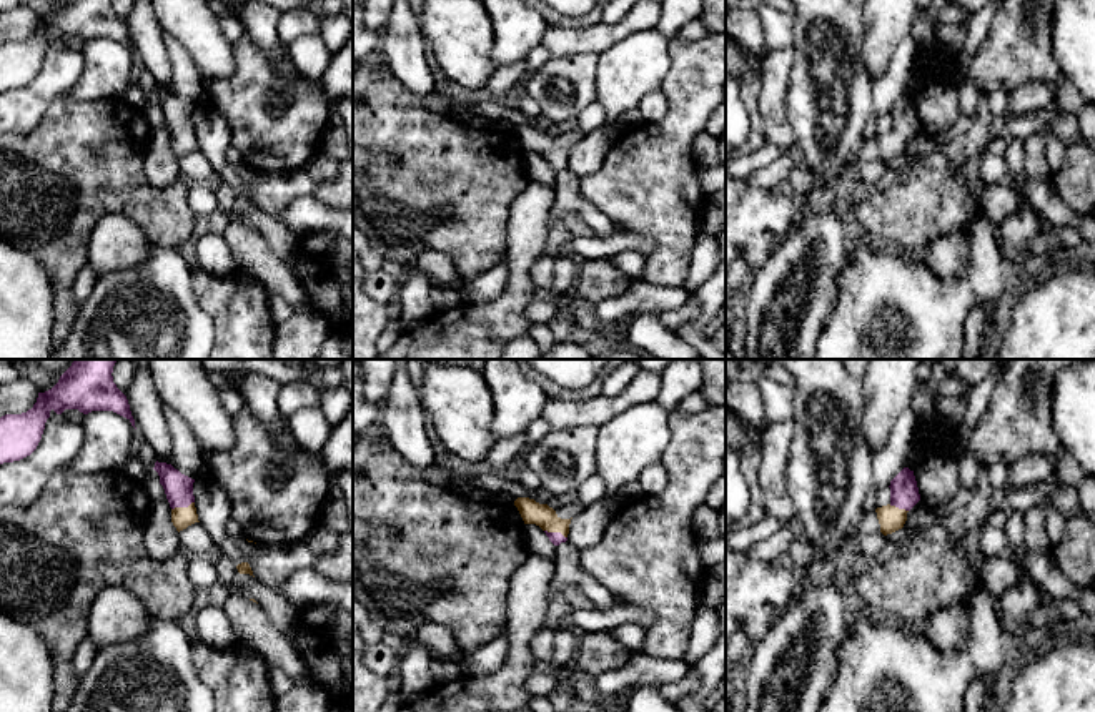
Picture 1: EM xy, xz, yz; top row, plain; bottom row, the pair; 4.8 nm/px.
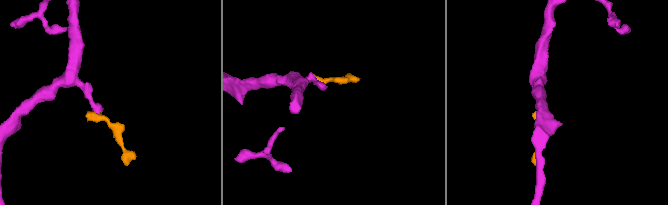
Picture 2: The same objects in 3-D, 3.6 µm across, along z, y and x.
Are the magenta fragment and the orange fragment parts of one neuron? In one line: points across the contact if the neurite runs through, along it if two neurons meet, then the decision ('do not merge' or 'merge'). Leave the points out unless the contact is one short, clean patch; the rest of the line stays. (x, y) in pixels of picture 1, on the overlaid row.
way xy (178, 488), (182, 506), (182, 518); merge

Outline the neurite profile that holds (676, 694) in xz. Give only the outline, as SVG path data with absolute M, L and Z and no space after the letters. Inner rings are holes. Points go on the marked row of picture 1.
M691 669L689 674L676 684L656 685L662 697L679 707L689 695L699 689L699 675Z

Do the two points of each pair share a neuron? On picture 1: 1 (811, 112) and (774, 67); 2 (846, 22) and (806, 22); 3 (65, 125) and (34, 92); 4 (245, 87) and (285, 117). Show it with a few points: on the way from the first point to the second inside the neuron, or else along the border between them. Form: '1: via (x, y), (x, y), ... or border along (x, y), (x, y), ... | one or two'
1: border along (792, 47), (794, 59), (786, 93), (787, 122) | two
2: via (836, 22), (816, 22) | one
3: border along (67, 92), (52, 100), (30, 130), (20, 133) | two
4: via (255, 97), (275, 117) | one

